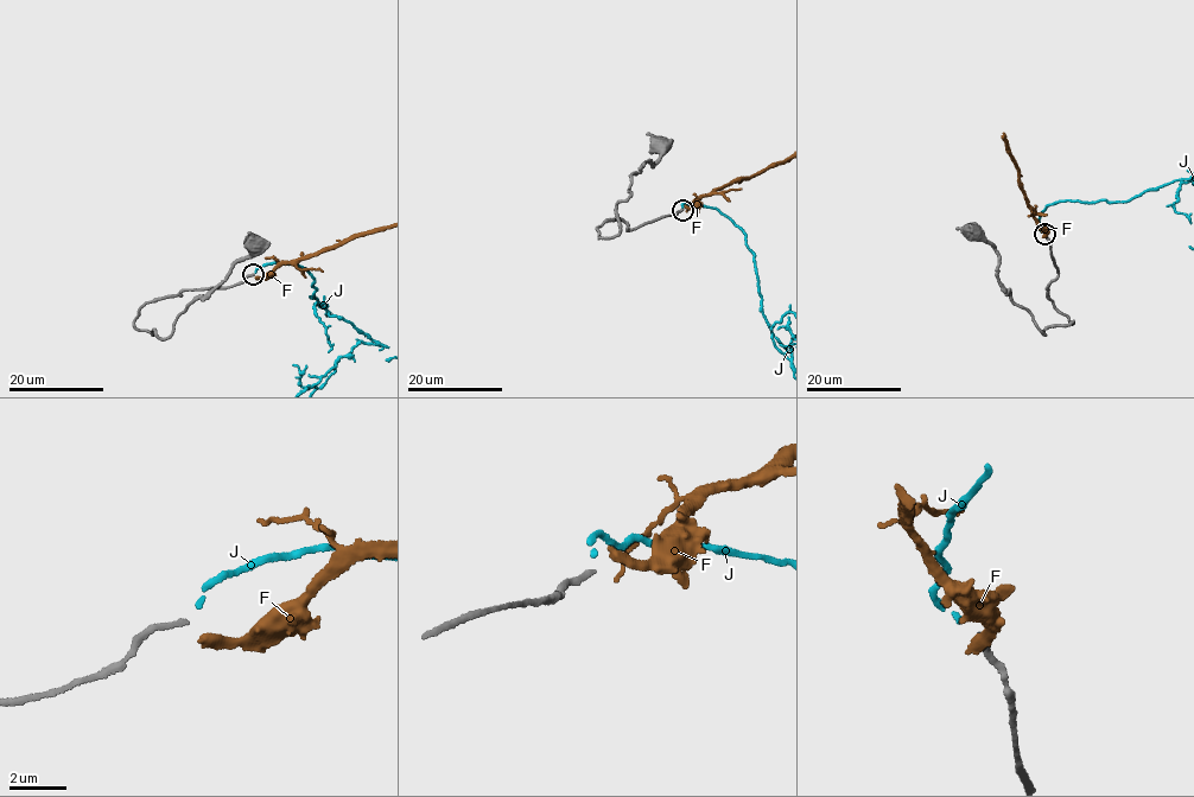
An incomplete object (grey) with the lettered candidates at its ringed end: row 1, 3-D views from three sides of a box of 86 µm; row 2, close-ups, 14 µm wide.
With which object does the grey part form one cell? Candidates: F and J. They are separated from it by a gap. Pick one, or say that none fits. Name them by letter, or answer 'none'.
J

